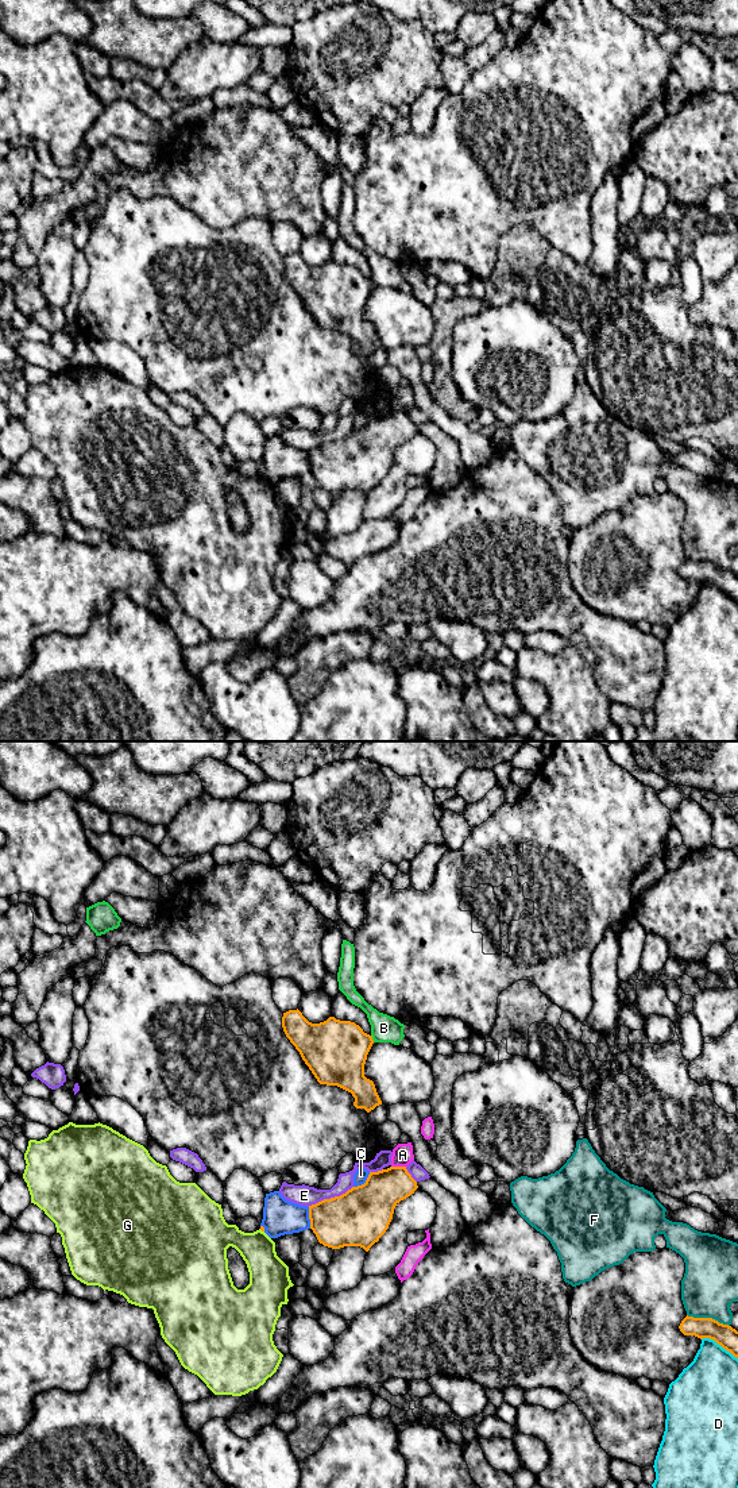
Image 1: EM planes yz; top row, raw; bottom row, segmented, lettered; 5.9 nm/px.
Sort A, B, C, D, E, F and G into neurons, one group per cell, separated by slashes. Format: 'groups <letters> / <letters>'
groups A B / C / D / E / F / G

